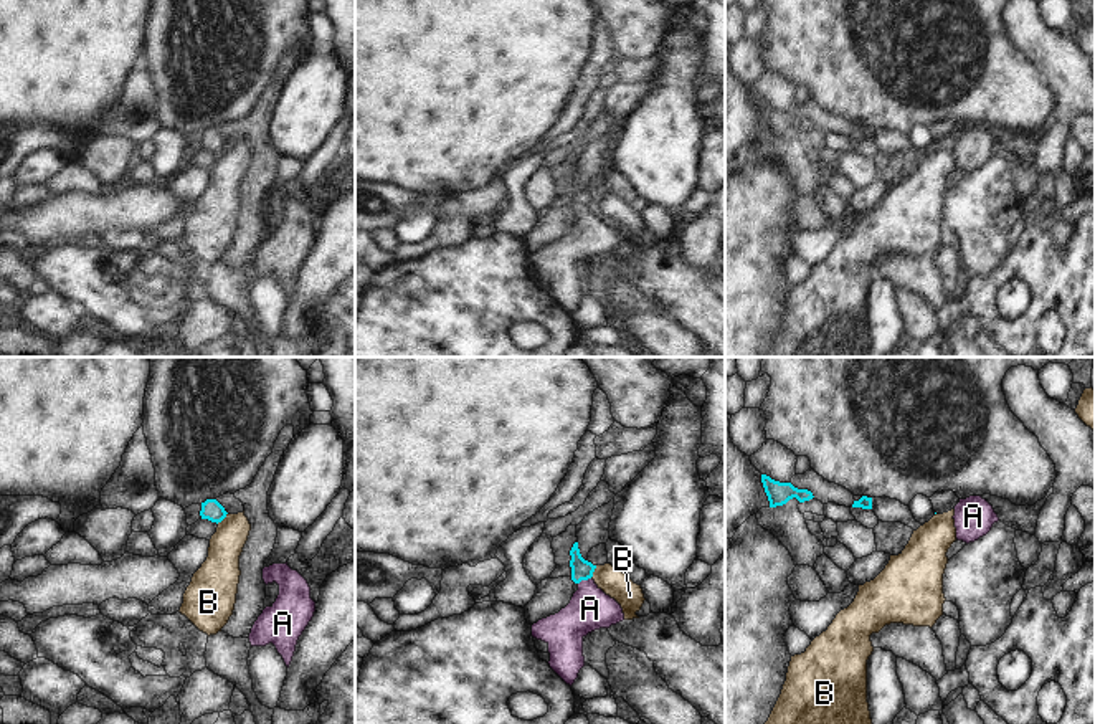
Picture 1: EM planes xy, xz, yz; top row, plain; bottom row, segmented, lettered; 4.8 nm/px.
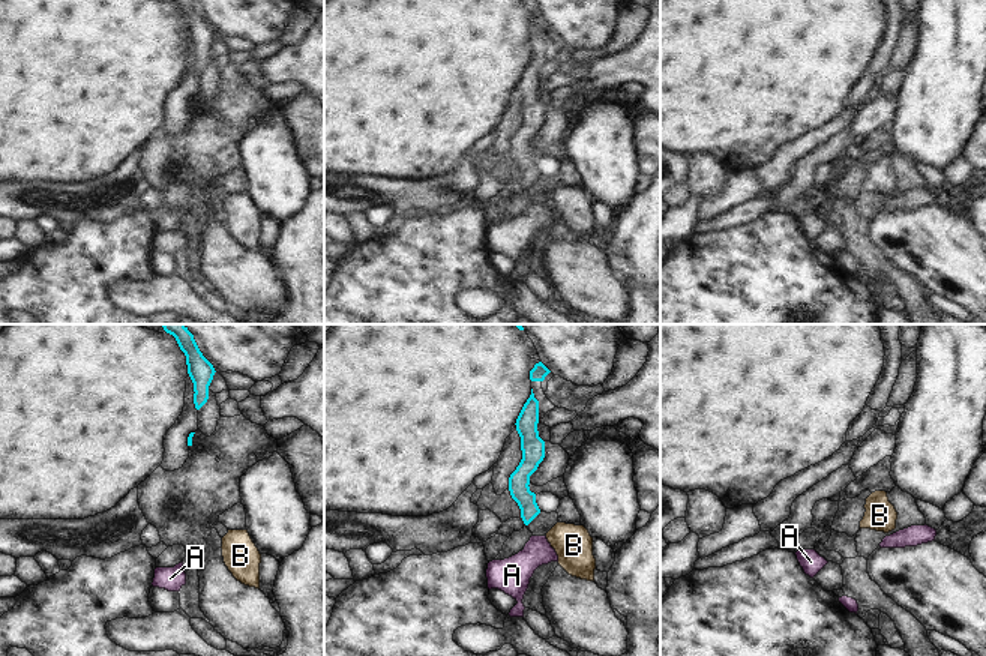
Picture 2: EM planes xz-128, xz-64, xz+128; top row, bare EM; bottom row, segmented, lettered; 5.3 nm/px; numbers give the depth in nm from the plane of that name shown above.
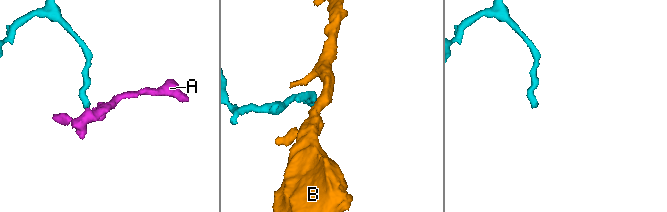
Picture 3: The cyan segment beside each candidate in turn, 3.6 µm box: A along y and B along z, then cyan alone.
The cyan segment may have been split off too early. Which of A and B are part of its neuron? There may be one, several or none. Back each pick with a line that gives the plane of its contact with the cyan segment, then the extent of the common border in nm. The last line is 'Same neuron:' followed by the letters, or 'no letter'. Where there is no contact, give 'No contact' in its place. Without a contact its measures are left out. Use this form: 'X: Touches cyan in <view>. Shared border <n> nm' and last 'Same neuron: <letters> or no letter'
A: Touches cyan in xz. Shared border 70 nm
Same neuron: A.

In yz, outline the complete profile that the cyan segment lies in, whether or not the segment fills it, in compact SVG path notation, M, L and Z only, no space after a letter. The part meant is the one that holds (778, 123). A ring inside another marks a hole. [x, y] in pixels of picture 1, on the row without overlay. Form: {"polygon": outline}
{"polygon": "M761 104L761 112L770 131L770 137L783 136L793 127L796 127L799 132L814 127L808 119L798 119L791 112L775 111L766 104Z"}

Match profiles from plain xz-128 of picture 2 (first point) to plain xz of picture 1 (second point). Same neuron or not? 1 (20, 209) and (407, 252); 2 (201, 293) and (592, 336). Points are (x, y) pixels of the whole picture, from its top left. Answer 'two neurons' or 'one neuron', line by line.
1: two neurons
2: two neurons

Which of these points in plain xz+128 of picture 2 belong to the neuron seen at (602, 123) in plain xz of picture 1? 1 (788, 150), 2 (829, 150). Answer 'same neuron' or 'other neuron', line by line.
1: other neuron
2: same neuron

